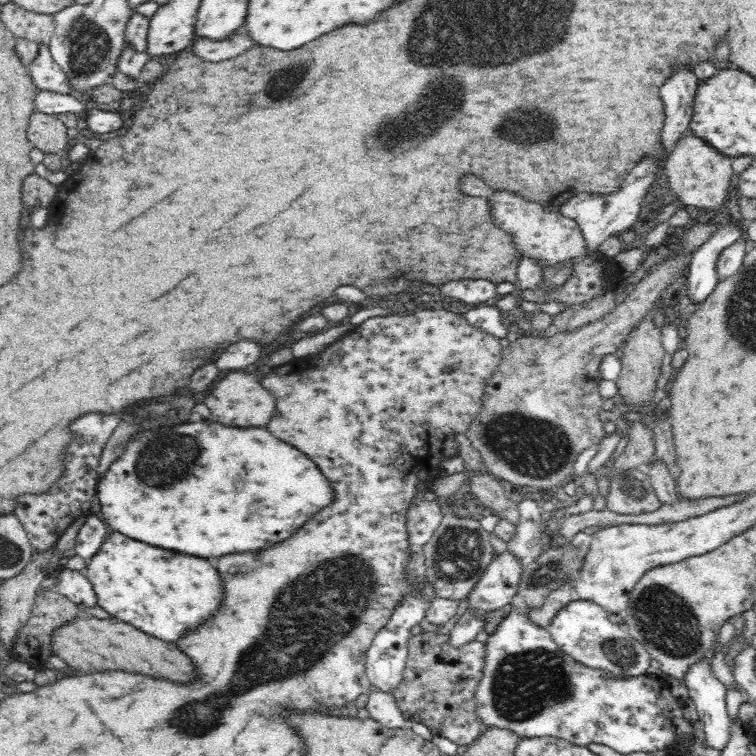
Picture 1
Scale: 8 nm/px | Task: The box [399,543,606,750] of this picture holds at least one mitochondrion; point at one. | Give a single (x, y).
(525, 684)

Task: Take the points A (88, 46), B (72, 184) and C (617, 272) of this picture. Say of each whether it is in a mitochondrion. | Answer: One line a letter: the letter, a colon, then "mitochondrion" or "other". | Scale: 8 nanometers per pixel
A: mitochondrion
B: other
C: other

